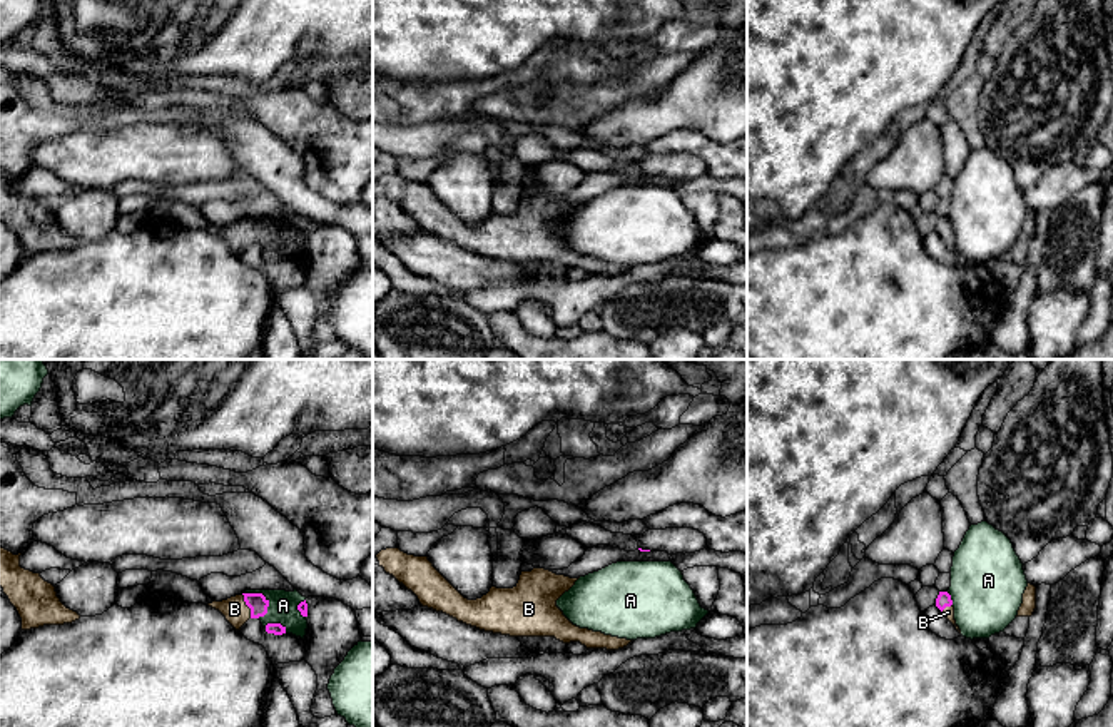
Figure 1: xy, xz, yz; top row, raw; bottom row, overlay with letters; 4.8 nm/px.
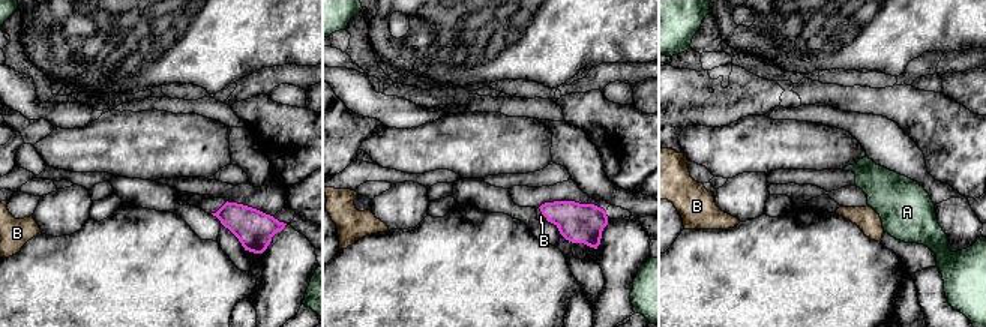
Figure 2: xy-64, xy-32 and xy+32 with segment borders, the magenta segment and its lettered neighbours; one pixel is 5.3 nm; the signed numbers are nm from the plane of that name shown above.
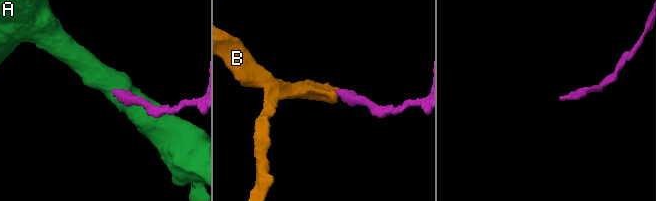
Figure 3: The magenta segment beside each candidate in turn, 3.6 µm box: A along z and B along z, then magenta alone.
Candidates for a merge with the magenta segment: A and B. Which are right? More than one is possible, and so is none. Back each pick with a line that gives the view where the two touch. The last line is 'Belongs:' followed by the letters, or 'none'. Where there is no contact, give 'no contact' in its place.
B: meets magenta in xy
Belongs: B

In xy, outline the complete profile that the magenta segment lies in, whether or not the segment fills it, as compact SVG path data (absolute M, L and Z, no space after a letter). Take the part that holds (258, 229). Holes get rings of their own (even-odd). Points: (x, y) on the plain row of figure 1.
M242 219L222 227L214 226L207 231L219 236L236 256L241 256L249 244L259 244L267 239L269 226L262 219Z

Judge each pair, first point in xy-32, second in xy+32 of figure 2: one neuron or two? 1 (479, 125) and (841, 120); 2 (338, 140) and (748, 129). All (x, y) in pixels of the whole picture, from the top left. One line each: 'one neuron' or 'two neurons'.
1: two neurons
2: two neurons

